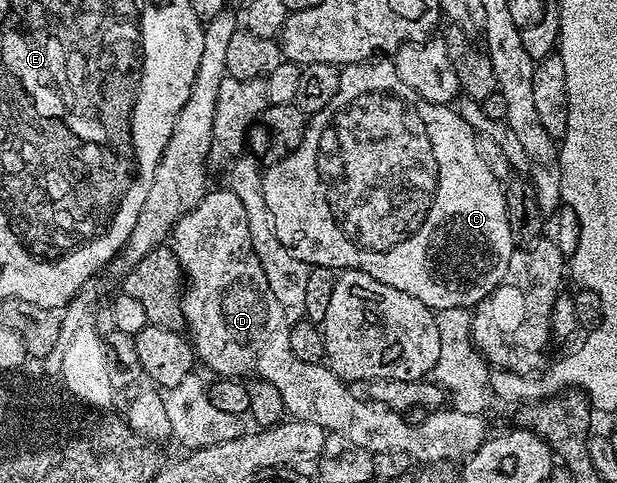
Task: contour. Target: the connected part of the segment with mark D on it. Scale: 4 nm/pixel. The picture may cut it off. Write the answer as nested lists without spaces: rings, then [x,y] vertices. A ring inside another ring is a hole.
[[[222,186],[219,192],[207,191],[202,201],[180,218],[172,233],[172,247],[186,283],[182,294],[184,328],[195,357],[201,363],[203,360],[215,372],[215,377],[266,380],[280,390],[280,398],[284,398],[284,406],[293,419],[312,422],[326,429],[327,433],[339,432],[369,452],[403,452],[422,464],[441,460],[465,461],[488,438],[485,419],[481,415],[460,413],[451,406],[431,411],[420,426],[408,426],[402,413],[392,411],[385,404],[371,404],[369,400],[354,398],[347,385],[325,363],[313,364],[296,358],[289,342],[291,321],[286,319],[280,302],[276,302],[276,294],[272,294],[264,266],[260,266],[260,258],[252,246],[244,202],[240,202],[229,187]]]

